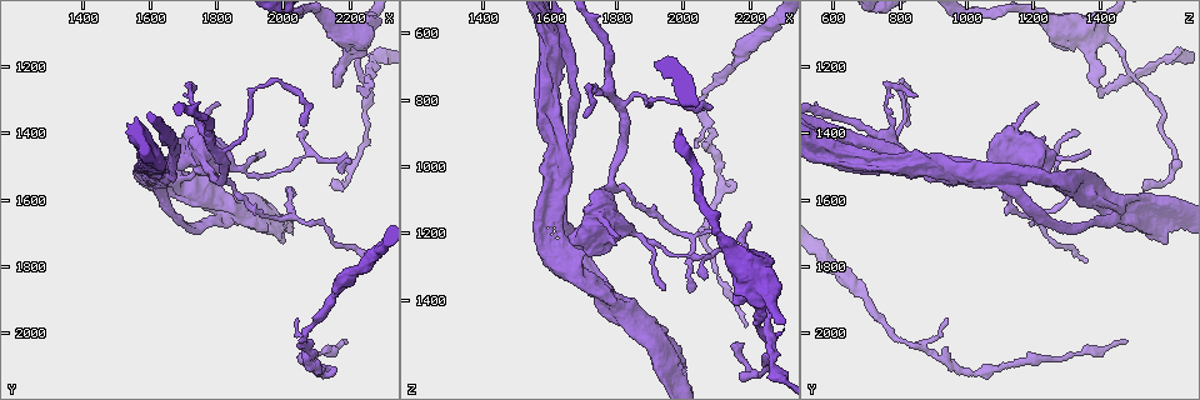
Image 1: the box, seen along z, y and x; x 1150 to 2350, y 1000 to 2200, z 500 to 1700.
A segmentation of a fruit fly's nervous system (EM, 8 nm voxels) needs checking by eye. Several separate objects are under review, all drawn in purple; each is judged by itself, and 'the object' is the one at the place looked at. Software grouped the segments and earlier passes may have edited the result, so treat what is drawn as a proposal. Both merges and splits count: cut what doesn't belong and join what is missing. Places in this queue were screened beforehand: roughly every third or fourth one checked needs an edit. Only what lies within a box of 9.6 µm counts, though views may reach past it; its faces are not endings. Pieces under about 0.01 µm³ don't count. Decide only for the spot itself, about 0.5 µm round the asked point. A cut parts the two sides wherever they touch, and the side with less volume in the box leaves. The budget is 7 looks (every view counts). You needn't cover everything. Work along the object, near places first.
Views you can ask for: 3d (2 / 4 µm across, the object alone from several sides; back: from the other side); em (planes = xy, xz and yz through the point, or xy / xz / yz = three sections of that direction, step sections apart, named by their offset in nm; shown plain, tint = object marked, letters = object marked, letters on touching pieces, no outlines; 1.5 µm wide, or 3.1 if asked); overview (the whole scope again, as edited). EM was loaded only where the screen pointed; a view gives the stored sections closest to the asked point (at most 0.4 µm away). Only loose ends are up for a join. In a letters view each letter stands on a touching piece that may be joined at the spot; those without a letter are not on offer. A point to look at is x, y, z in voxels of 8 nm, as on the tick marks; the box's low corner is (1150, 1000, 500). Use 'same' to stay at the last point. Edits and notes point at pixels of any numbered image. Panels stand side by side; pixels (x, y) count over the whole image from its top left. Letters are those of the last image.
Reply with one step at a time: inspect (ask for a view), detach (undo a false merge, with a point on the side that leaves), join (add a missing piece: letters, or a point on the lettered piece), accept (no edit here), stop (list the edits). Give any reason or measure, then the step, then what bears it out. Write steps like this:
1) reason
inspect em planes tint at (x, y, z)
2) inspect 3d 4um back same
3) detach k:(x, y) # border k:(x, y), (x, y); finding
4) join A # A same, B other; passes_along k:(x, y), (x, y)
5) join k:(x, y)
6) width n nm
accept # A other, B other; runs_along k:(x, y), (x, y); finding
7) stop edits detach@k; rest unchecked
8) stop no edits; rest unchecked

inspect 3d 2um at (1710, 1290, 860)

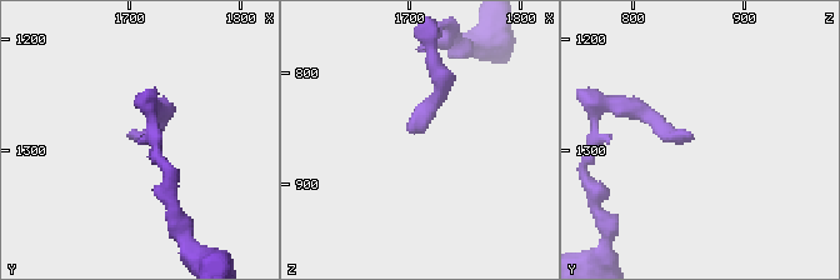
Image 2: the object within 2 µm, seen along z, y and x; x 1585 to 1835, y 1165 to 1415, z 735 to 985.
inspect em xy step 8 letters at (1702, 1286, 850)

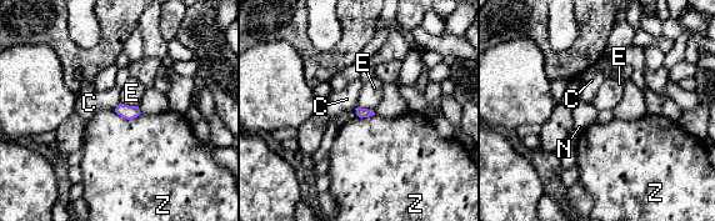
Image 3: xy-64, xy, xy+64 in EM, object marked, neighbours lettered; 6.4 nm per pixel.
accept # C other, E other, N other, Z other; border 3:(114, 110), (126, 119), (140, 114); no lettered piece goes on from it

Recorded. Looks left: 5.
inspect em planes letters at (2250, 1230, 1490)

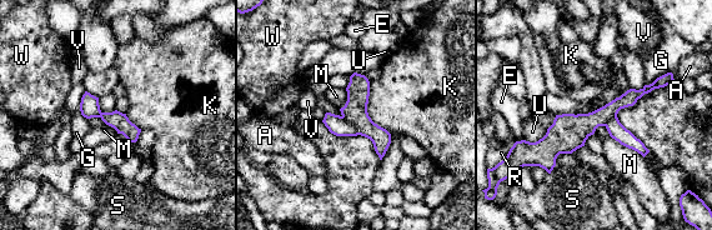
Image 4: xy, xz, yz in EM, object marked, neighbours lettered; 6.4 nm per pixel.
detach 4:(355, 111) # A other, E other, G other, K other, M other, R other, S other, U other, V other, W other; border 4:(341, 116), (359, 134); a second neuron is stuck on

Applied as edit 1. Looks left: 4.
thin end
inspect 3d 4um at (2190, 2030, 1480)

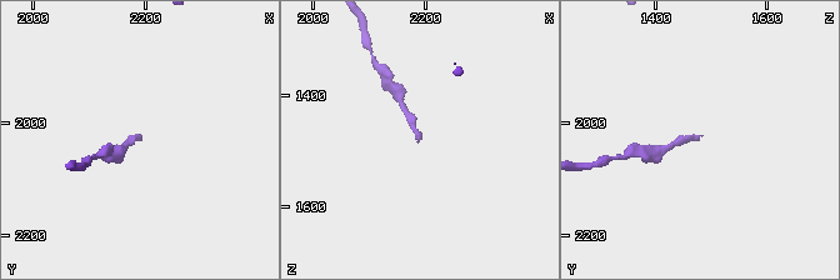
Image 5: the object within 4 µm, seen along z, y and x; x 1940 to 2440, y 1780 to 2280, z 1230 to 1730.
now the EM
inspect em xy step 8 letters at (2195, 2025, 1475)

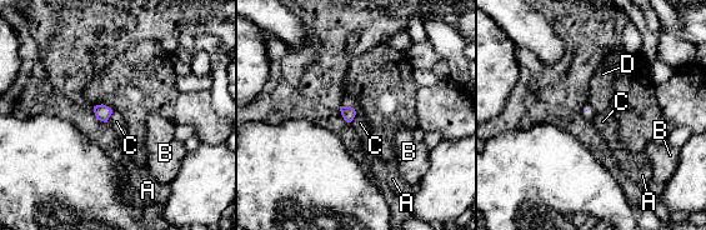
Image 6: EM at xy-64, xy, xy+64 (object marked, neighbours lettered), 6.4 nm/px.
accept # A other, B other, C other, D other; none of them fits

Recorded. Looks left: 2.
stop edits detach@4; rest unchecked

